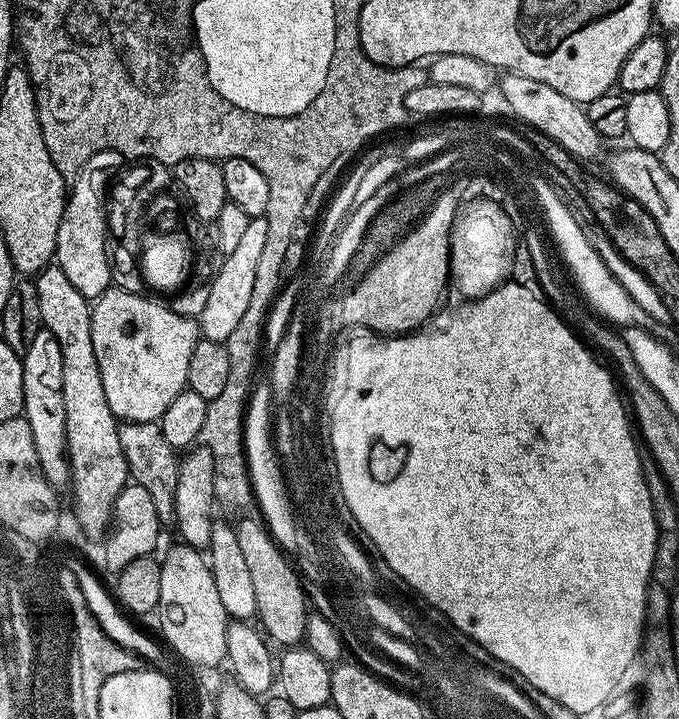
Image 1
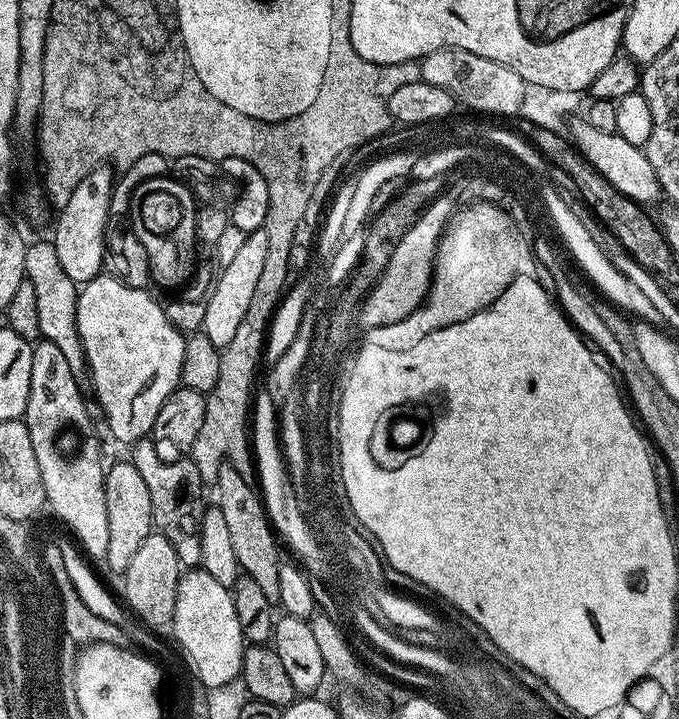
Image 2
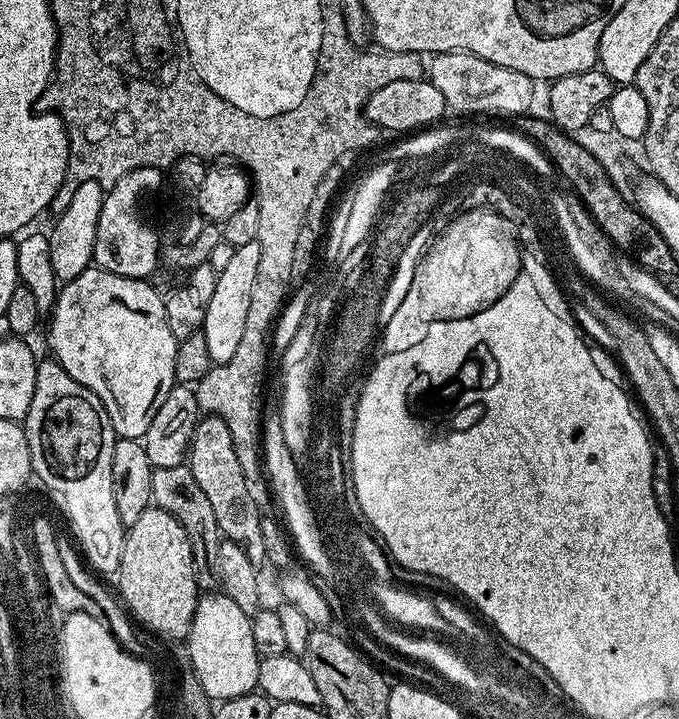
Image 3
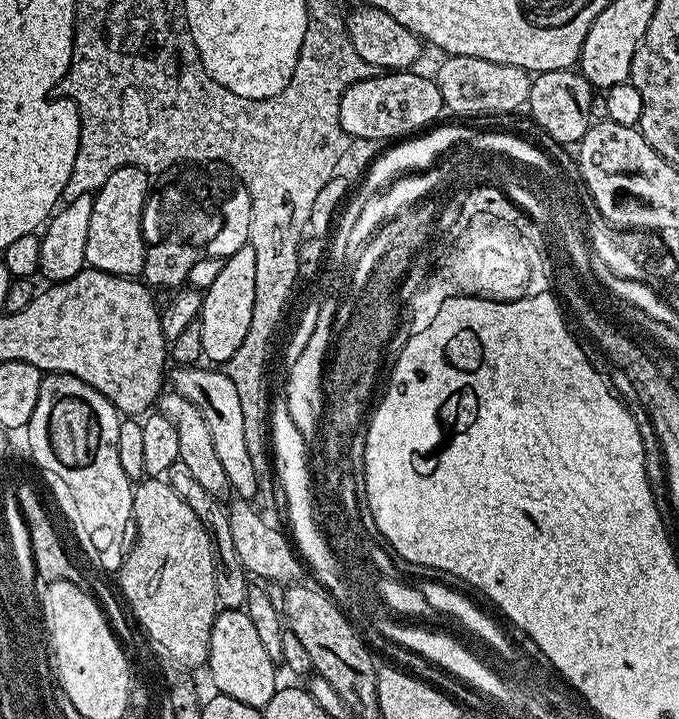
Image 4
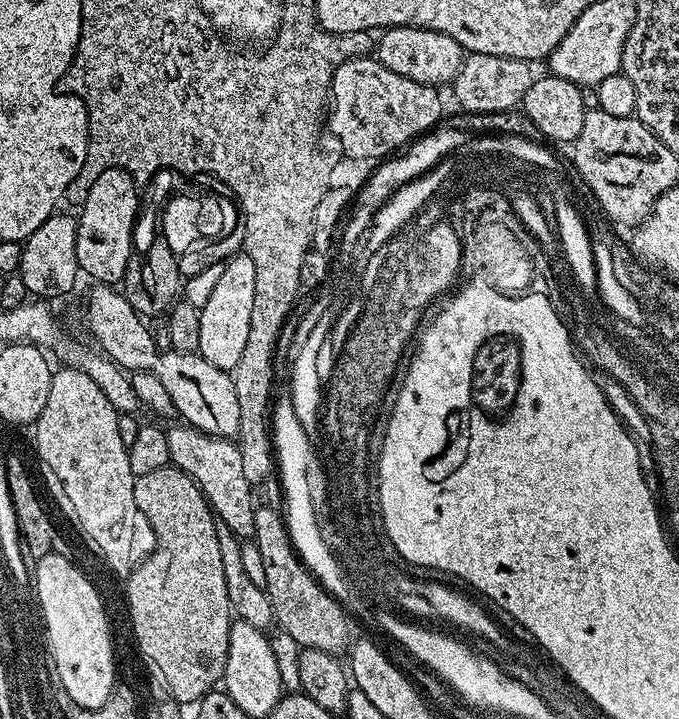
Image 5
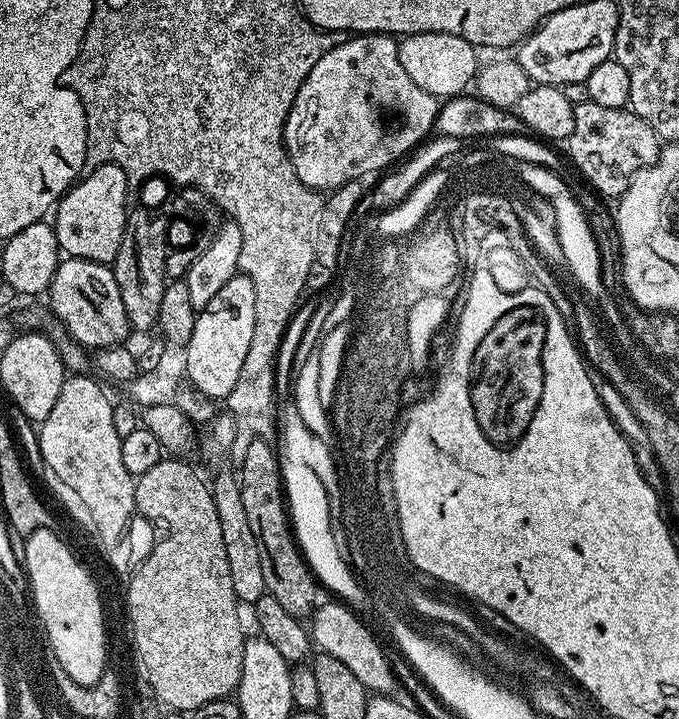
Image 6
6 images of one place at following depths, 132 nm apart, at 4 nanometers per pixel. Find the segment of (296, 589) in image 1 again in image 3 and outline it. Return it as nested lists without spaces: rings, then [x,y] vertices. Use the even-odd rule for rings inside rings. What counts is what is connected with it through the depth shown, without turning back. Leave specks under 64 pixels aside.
[[[211,414],[201,417],[192,436],[186,463],[194,474],[194,479],[198,481],[198,486],[202,486],[202,494],[206,494],[214,509],[221,537],[243,545],[250,562],[256,566],[263,565],[266,546],[262,542],[262,513],[252,497],[255,496],[254,490],[246,482],[246,474],[238,462],[238,454],[234,454],[234,438],[230,438],[230,426]]]

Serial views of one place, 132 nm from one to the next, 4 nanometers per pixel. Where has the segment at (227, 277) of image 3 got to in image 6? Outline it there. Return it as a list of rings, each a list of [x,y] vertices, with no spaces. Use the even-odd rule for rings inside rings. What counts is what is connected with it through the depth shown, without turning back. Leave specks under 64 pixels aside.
[[[243,274],[230,278],[206,307],[196,313],[194,334],[186,346],[186,380],[204,396],[223,401],[234,390],[254,334],[254,282]]]

